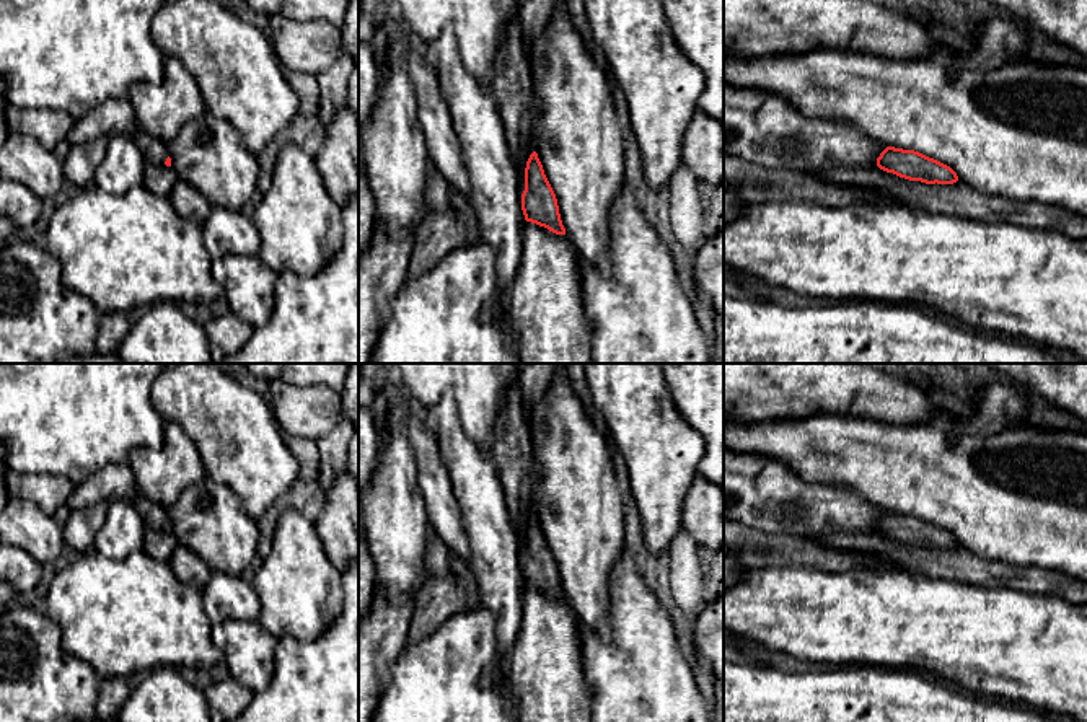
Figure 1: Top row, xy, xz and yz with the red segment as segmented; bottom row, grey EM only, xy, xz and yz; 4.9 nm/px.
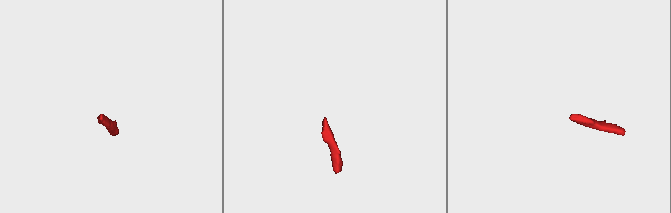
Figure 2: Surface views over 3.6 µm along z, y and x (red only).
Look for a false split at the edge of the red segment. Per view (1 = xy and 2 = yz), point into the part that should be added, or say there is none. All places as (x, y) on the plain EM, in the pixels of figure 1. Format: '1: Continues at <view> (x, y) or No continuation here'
1: Continues at xy (155, 517)
2: No continuation here

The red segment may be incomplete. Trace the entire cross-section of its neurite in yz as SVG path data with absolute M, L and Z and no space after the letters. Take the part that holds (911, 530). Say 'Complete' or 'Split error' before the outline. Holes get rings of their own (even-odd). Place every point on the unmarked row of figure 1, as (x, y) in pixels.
Complete. M887 512L877 523L877 531L900 543L926 549L953 549L958 546L950 531L914 515Z

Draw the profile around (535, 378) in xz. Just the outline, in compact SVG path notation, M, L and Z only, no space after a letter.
M520 363L518 385L526 420L533 417L535 406L546 396L561 367L566 367L566 363Z

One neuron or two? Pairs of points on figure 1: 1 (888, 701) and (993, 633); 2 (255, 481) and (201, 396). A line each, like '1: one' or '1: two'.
1: two
2: one

